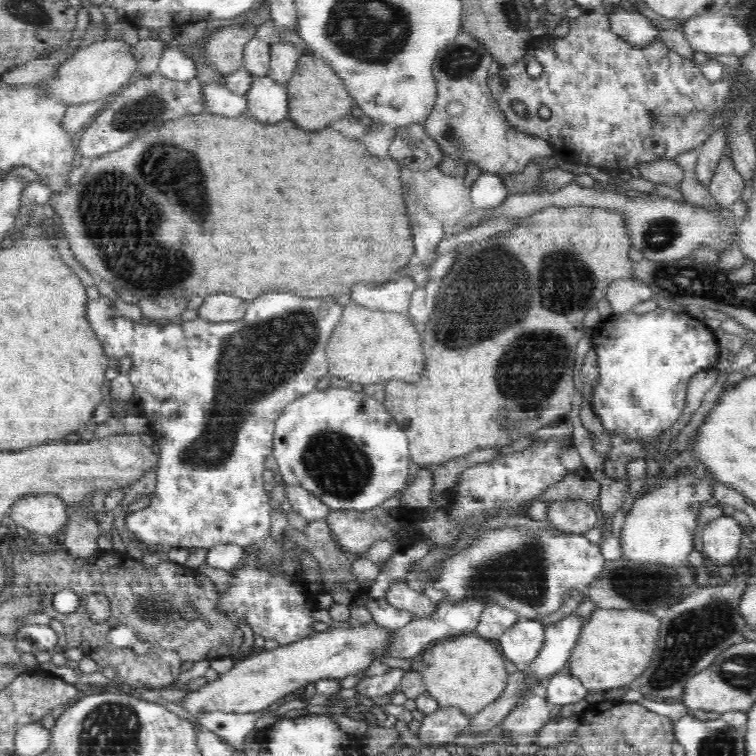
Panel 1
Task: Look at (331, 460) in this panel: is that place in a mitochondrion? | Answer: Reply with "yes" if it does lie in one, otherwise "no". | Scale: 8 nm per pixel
yes

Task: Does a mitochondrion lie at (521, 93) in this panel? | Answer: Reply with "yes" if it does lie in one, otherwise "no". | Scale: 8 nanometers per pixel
no

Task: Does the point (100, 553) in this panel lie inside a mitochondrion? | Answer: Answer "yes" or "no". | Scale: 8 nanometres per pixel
no

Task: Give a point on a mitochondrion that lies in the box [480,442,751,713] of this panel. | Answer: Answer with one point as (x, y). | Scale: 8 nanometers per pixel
(692, 632)

